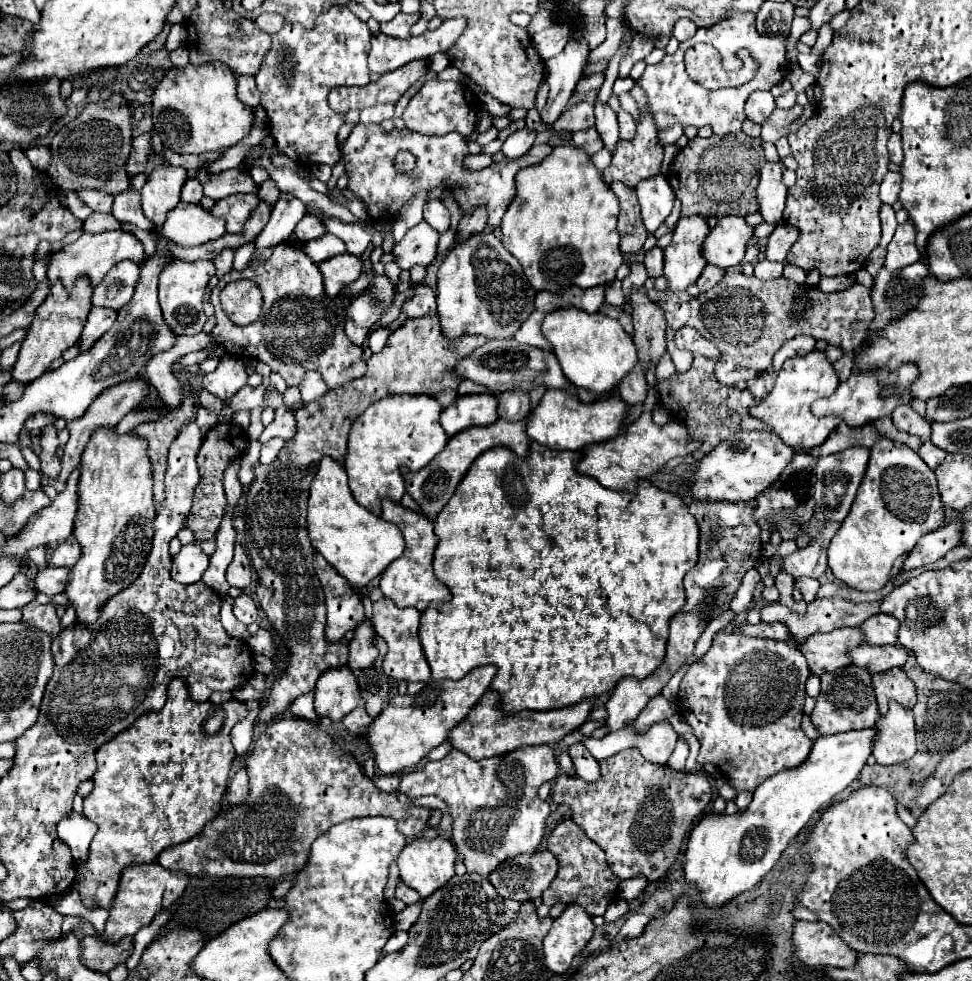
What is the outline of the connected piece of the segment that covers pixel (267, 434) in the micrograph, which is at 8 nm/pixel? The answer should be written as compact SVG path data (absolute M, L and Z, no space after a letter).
M279 407L279 409L275 411L275 419L271 421L271 425L267 425L267 427L263 429L259 441L265 443L265 441L269 441L271 437L281 437L281 439L289 441L295 433L297 433L297 429L295 429L295 417L293 417L293 413L291 413L287 407Z

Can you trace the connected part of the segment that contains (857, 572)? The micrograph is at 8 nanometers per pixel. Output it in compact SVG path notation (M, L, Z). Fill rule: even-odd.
M885 437L871 447L869 467L859 485L857 497L851 505L849 515L845 517L829 545L829 569L839 581L847 583L857 591L879 591L889 579L893 579L901 571L903 561L917 545L917 541L925 533L931 533L943 525L943 503L937 491L935 473L931 469L935 469L945 459L945 451L937 445L931 445L931 441L923 441L919 447L919 455L911 447L897 441L889 441Z

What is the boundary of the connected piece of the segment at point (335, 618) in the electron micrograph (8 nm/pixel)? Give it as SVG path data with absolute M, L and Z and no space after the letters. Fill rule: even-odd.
M315 553L313 567L325 591L325 637L327 641L339 641L347 631L353 631L365 619L363 603L357 595L357 589L351 589L351 585L347 585L347 581L335 573L335 567L329 565L321 553Z

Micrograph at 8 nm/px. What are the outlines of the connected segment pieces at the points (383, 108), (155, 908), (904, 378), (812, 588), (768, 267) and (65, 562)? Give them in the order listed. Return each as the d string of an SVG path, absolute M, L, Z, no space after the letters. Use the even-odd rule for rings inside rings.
M375 105L375 107L367 107L361 111L361 123L363 125L381 123L385 119L393 119L393 107L391 105Z
M133 863L121 873L119 889L113 901L113 907L109 911L109 919L105 925L105 939L107 941L119 941L127 935L135 935L139 929L153 923L155 915L159 915L163 909L171 909L177 899L181 899L189 877L185 873L171 873L163 869L159 863Z
M901 365L895 371L877 369L877 371L869 371L869 373L851 373L851 377L845 383L841 383L831 397L817 399L811 405L811 411L817 417L837 415L851 429L863 427L863 425L873 423L873 421L877 421L877 419L881 419L885 415L891 415L897 405L909 403L911 401L911 397L909 397L909 385L917 379L917 375L919 375L919 371L917 371L915 365Z
M799 577L799 579L795 579L795 587L803 593L803 599L807 603L811 603L815 599L817 589L819 589L819 581L817 579L809 579L809 577Z
M763 259L755 265L757 279L777 279L779 275L783 275L783 263L773 263L773 261Z
M71 535L67 541L59 543L51 553L49 553L49 561L47 567L73 567L75 561L81 555L81 547L77 543L77 539Z

